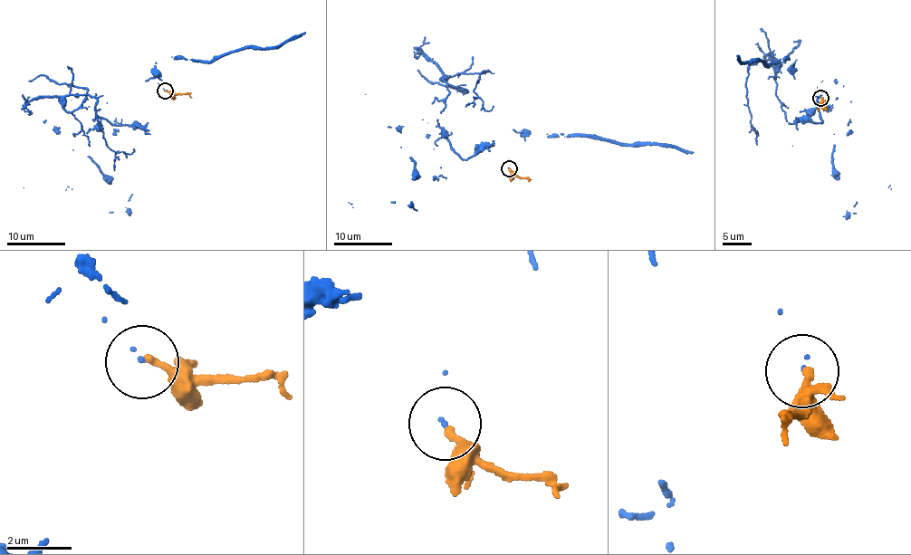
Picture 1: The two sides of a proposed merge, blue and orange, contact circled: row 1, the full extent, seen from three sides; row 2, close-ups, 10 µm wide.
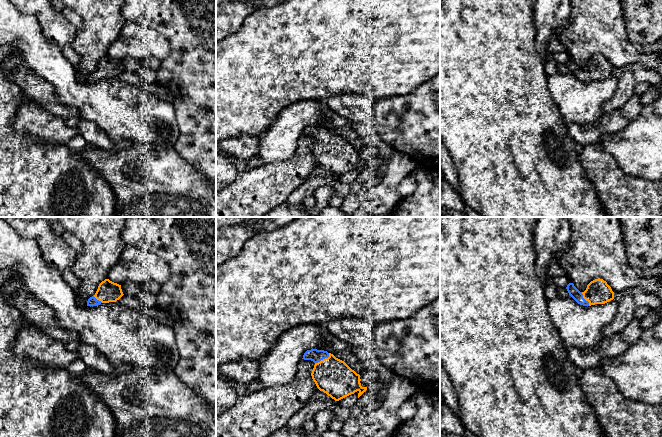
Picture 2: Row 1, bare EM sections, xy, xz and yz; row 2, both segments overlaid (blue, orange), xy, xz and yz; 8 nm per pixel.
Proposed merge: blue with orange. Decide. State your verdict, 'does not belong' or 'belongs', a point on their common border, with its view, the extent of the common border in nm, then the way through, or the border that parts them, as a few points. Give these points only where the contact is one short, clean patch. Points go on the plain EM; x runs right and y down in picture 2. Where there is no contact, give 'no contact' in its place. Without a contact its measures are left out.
belongs; meets blue in xz at (323, 134); contact 150 nm long; runs through xz (314, 131), (323, 134), (331, 151)

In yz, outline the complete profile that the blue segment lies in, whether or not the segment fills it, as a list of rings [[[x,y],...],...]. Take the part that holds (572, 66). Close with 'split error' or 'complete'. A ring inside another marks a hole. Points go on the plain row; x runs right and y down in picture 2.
[[[600,54],[591,57],[584,68],[580,68],[573,59],[569,59],[566,65],[569,71],[583,82],[605,80],[614,75],[611,63]]] | split error

